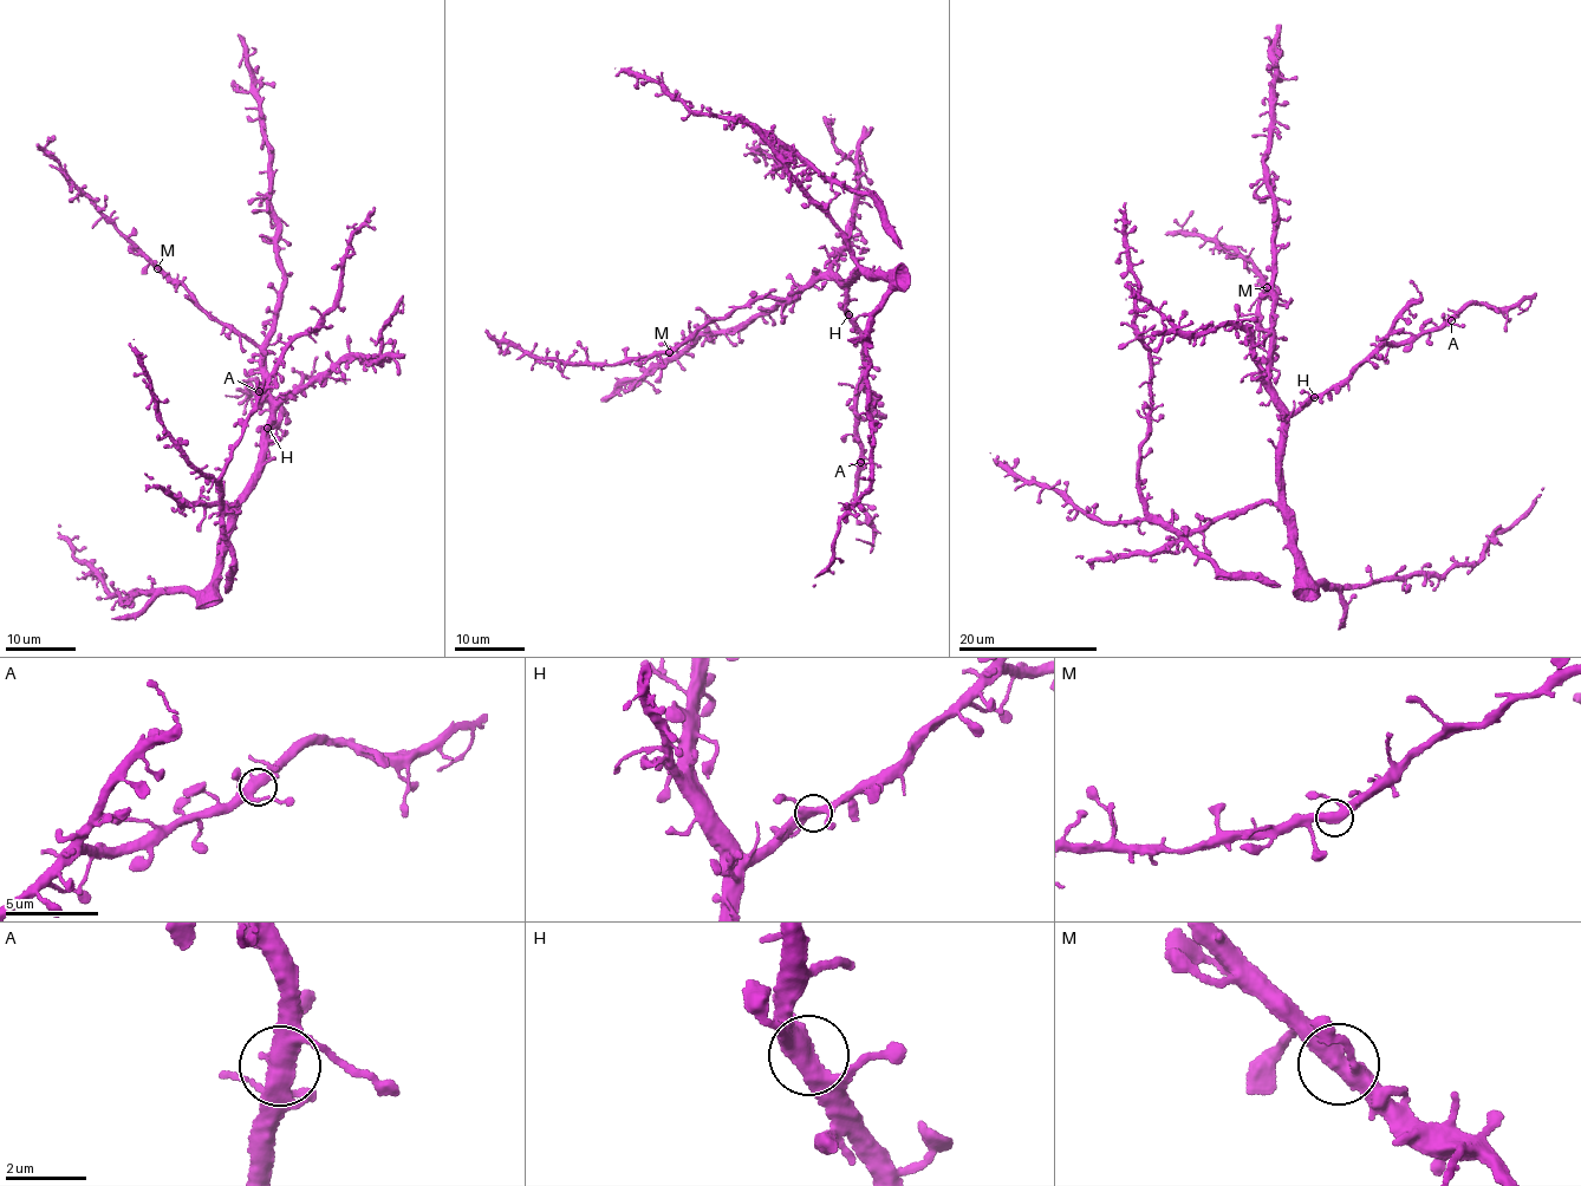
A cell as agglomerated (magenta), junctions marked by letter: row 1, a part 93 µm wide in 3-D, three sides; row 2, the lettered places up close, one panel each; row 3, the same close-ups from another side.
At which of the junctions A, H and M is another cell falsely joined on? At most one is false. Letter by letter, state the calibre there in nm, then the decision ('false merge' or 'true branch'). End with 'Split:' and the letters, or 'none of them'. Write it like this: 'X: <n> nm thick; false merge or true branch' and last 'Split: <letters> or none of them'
A: 420 nm thick; true branch
H: 400 nm thick; true branch
M: 400 nm thick; true branch
Split: none of them

